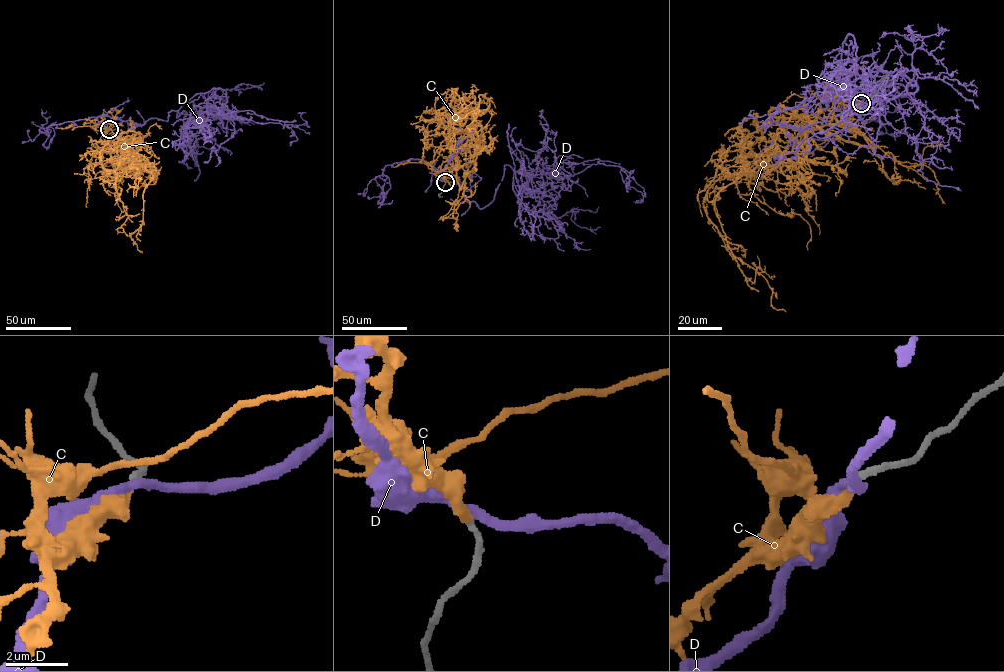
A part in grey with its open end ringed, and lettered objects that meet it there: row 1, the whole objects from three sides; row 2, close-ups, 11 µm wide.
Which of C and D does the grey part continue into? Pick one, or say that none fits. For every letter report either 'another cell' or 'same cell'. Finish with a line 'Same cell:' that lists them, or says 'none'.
C: same cell
D: another cell
Same cell: C

